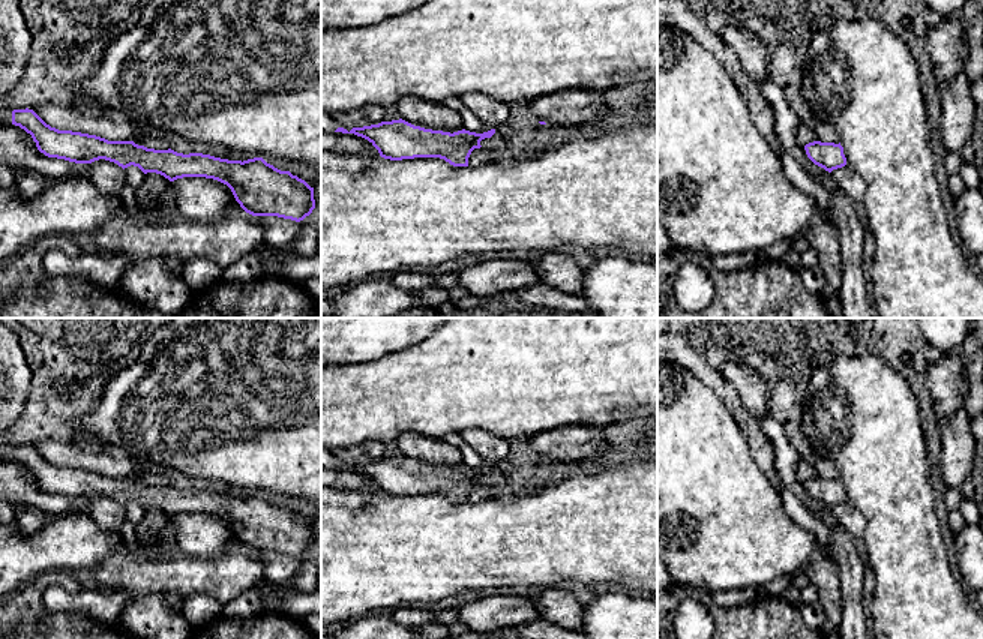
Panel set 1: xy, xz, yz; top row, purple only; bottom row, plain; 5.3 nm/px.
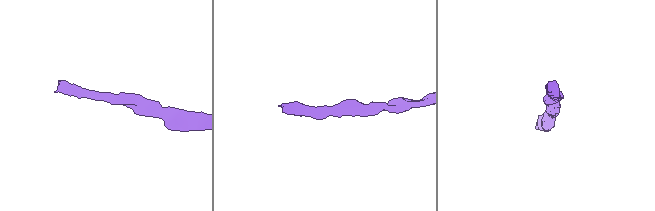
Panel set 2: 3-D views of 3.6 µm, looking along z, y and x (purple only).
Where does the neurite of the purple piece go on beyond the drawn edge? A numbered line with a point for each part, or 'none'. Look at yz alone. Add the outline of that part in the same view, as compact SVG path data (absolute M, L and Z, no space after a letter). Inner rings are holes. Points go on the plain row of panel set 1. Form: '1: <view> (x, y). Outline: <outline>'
none

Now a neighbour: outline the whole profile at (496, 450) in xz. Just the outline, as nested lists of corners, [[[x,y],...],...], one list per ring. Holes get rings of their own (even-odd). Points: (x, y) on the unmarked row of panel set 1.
[[[467,429],[462,440],[491,465],[506,466],[510,462],[509,442],[483,429]]]

